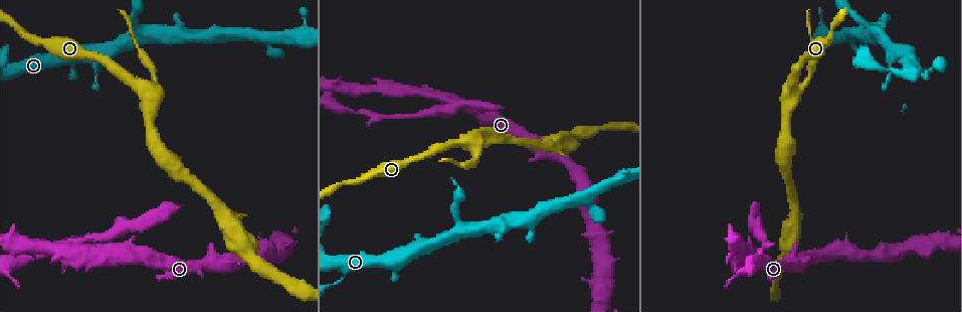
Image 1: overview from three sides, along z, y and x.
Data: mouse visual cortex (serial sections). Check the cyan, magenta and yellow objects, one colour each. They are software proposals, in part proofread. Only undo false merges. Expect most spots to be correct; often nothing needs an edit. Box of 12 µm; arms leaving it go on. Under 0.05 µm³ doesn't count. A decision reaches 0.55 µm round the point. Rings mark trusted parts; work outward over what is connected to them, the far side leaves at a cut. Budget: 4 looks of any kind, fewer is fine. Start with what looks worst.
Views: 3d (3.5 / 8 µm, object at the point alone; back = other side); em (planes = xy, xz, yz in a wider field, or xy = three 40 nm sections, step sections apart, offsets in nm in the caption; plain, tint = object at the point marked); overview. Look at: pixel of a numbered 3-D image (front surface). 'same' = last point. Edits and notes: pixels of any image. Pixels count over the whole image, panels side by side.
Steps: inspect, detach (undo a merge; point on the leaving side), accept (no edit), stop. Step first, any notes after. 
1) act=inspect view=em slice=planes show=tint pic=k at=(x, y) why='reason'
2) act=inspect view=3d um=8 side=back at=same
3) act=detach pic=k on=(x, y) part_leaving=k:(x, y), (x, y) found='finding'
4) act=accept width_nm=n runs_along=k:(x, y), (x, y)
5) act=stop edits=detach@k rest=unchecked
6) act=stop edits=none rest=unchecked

act=inspect view=3d um=3.5 pic=1 at=(791, 89)

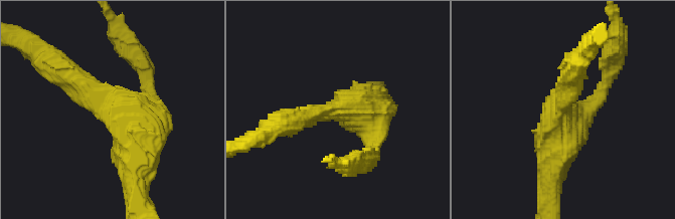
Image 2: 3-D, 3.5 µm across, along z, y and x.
act=inspect view=em slice=planes show=tint pic=2 at=(125, 111) arms=3 arm_widths_nm=200,300,400 why='shape alone is not enough'

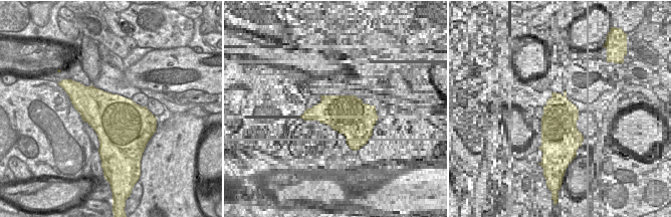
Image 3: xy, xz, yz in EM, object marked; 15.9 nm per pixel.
act=accept runs_along=2:(79, 81), (135, 122), (135, 193) found='one cell here'

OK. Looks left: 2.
act=inspect view=em slice=xy step=5 show=tint pic=1 at=(752, 229) why='three-way junction'

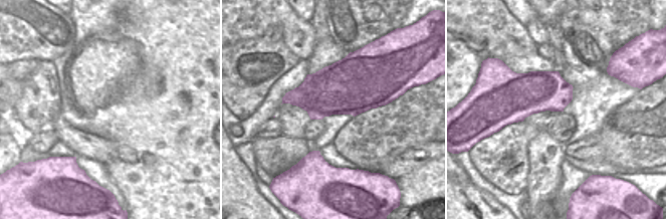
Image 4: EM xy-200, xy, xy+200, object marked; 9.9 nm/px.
act=inspect view=3d um=3.5 side=back at=same why='see where the arms go'

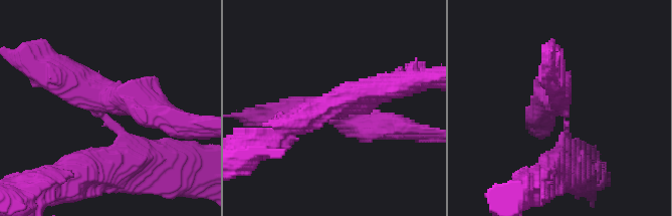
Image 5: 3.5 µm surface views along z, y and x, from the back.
act=accept arms=3 arm_widths_nm=300,400,400 runs_along=5:(562, 163), (565, 111), (546, 97), (541, 114) found='continuous, no second cell'

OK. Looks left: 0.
act=stop edits=none rest=unchecked

